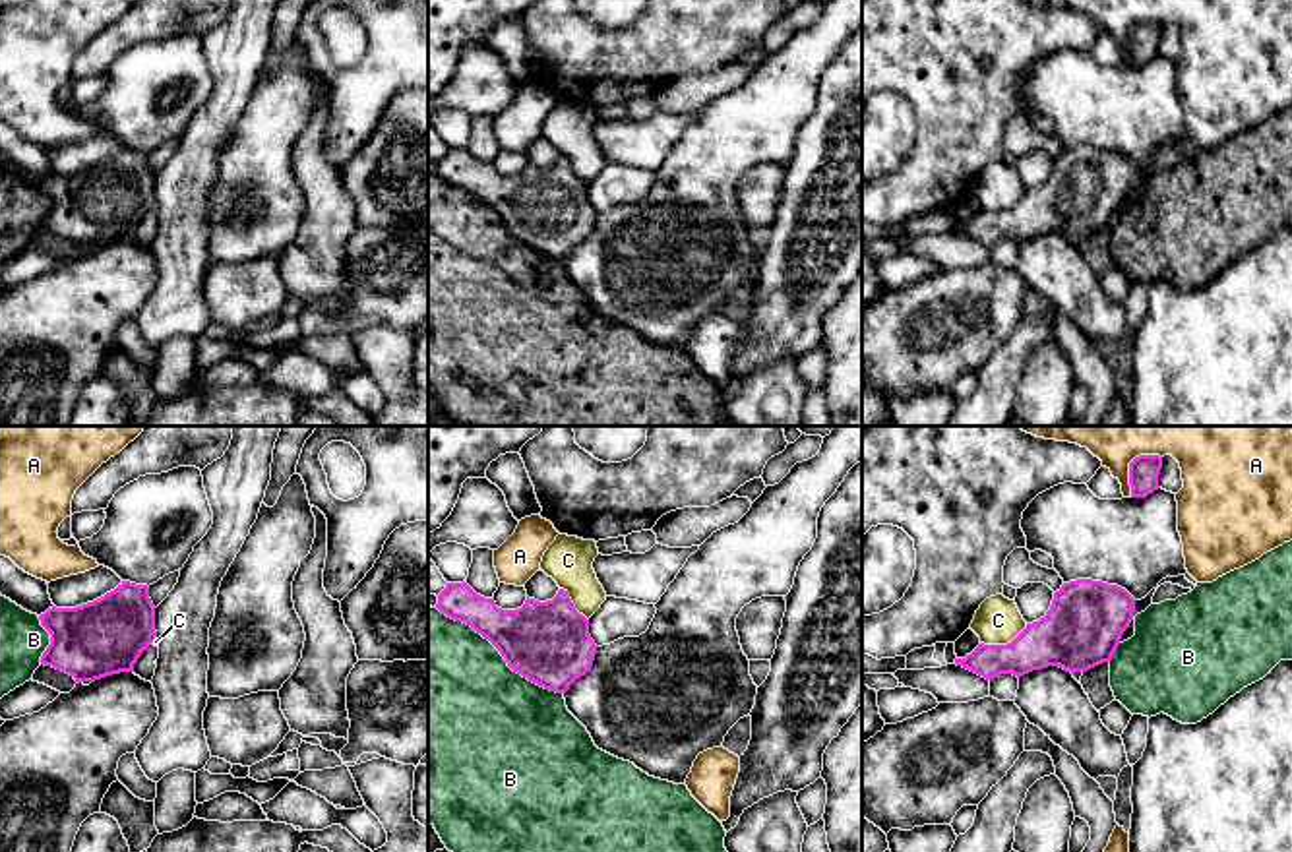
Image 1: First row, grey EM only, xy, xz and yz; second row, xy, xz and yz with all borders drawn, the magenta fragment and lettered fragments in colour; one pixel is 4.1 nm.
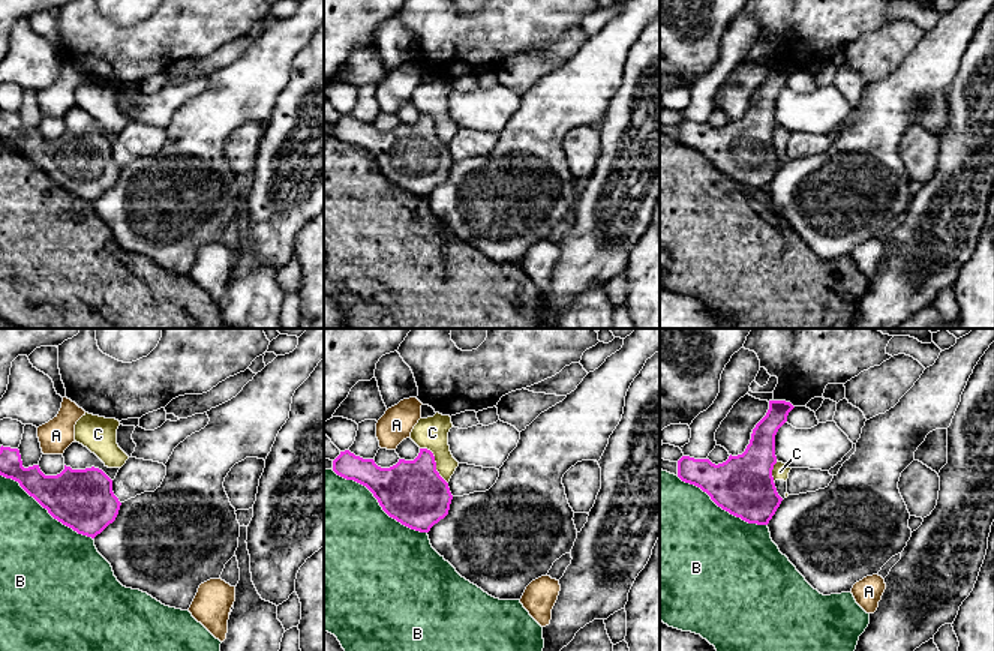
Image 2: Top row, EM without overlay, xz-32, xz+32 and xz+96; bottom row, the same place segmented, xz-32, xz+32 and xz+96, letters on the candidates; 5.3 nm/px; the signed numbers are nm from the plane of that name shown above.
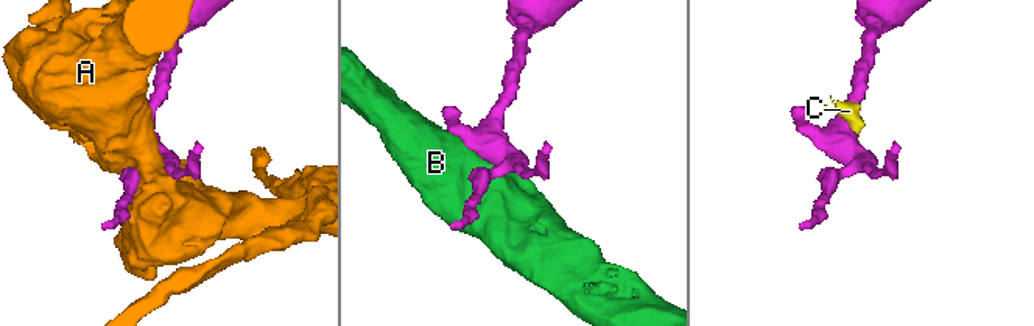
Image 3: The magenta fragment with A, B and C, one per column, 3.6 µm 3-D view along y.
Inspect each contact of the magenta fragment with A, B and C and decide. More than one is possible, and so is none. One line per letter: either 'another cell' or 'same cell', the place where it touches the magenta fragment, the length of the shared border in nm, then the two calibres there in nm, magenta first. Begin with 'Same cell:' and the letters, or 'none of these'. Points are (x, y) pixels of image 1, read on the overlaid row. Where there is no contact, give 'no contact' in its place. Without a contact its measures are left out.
Same cell: none of these
A: another cell; meets magenta in yz at (1130, 465); contact 220 nm long; 130 nm thick on the magenta side, 300 nm on the other
B: another cell; meets magenta in xz at (500, 653); contact 650 nm long; 340 nm thick on the magenta side, 500 nm on the other
C: another cell; meets magenta in yz at (1004, 645); contact 220 nm long; 240 nm thick on the magenta side, 190 nm on the other

